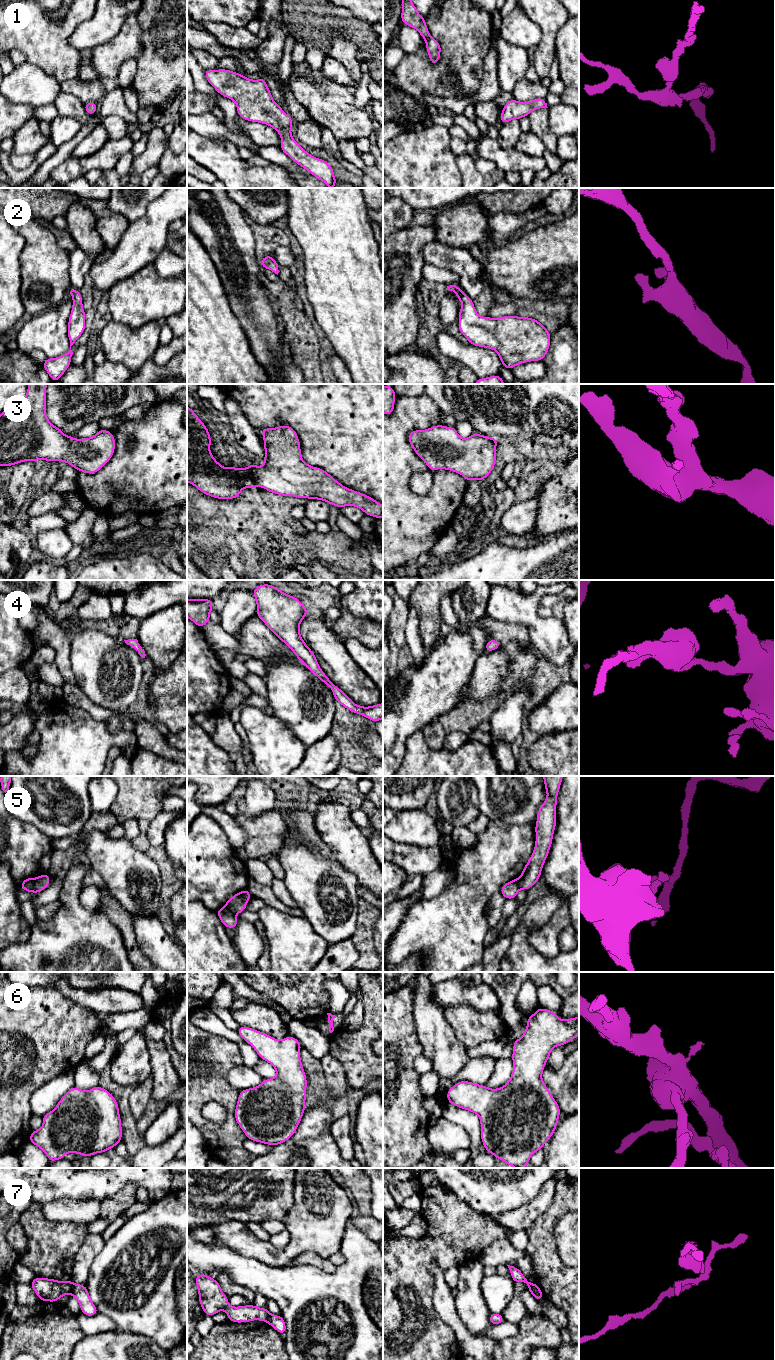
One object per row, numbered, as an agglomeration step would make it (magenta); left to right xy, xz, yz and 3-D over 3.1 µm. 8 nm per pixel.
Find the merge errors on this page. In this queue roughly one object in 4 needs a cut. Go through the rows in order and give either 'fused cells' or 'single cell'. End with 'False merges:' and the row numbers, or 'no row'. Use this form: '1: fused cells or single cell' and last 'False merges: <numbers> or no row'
1: single cell
2: single cell
3: single cell
4: single cell
5: fused cells
6: single cell
7: fused cells
False merges: 5, 7

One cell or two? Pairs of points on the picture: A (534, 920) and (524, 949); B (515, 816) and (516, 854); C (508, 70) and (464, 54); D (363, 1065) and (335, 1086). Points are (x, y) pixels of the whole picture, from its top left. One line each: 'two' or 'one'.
A: one
B: two
C: two
D: two

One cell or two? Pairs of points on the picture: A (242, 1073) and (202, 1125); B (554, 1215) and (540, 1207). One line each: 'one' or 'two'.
A: two
B: two

